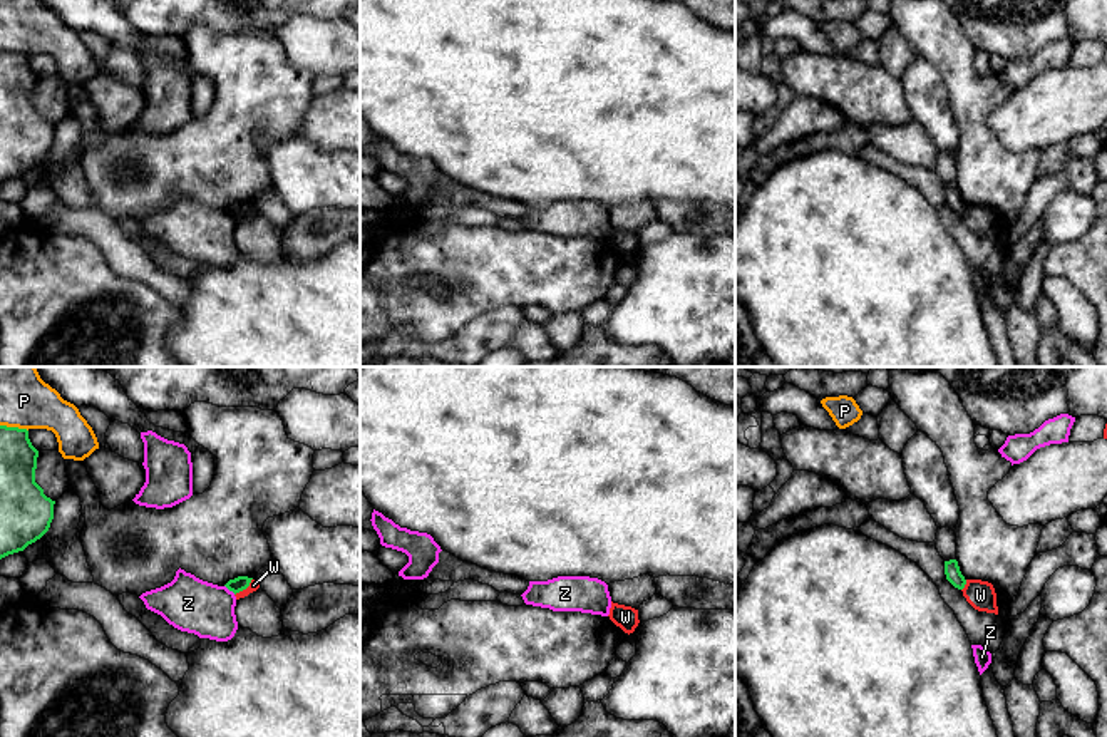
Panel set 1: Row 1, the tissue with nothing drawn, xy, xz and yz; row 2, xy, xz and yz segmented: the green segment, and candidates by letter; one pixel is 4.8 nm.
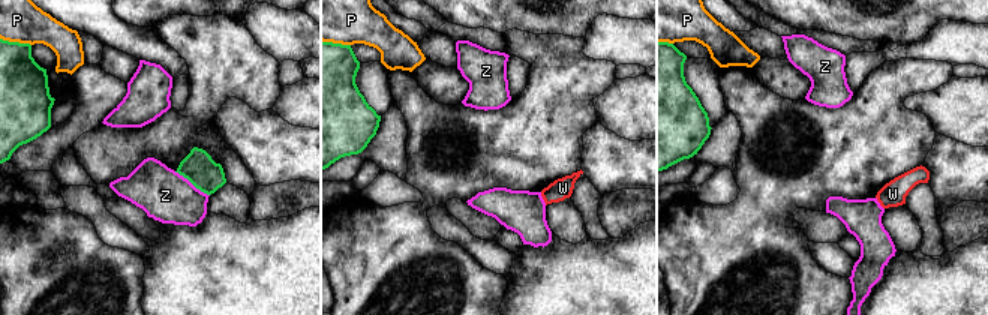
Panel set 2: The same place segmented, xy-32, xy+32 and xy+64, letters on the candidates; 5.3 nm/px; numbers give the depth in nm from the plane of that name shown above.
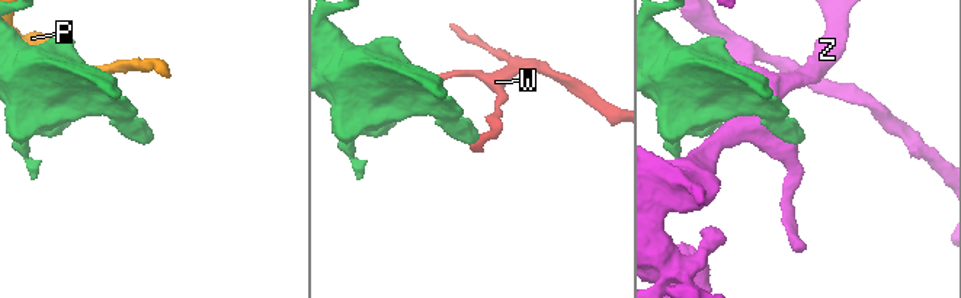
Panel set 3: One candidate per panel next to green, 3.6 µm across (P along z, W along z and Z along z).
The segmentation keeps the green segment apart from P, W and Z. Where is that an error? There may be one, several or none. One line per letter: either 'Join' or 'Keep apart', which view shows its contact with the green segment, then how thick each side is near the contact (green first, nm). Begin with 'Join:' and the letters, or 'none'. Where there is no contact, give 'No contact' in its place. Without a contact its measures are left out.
Join: none
P: Keep apart. Touches green in xy. Thickness 180 nm (green) against 260 nm
W: Keep apart. Touches green in xy. Thickness 70 nm (green) against 50 nm
Z: Keep apart. Touches green in xy. Thickness 70 nm (green) against 260 nm

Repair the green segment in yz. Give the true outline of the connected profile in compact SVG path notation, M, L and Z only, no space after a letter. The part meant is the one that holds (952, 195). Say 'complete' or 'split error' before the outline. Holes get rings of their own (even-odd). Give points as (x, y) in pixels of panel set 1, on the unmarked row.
complete; M956 184L945 186L945 199L946 199L946 204L948 204L955 213L958 213L958 214L963 214L963 213L965 213L966 204L965 204L965 201L961 199Z

